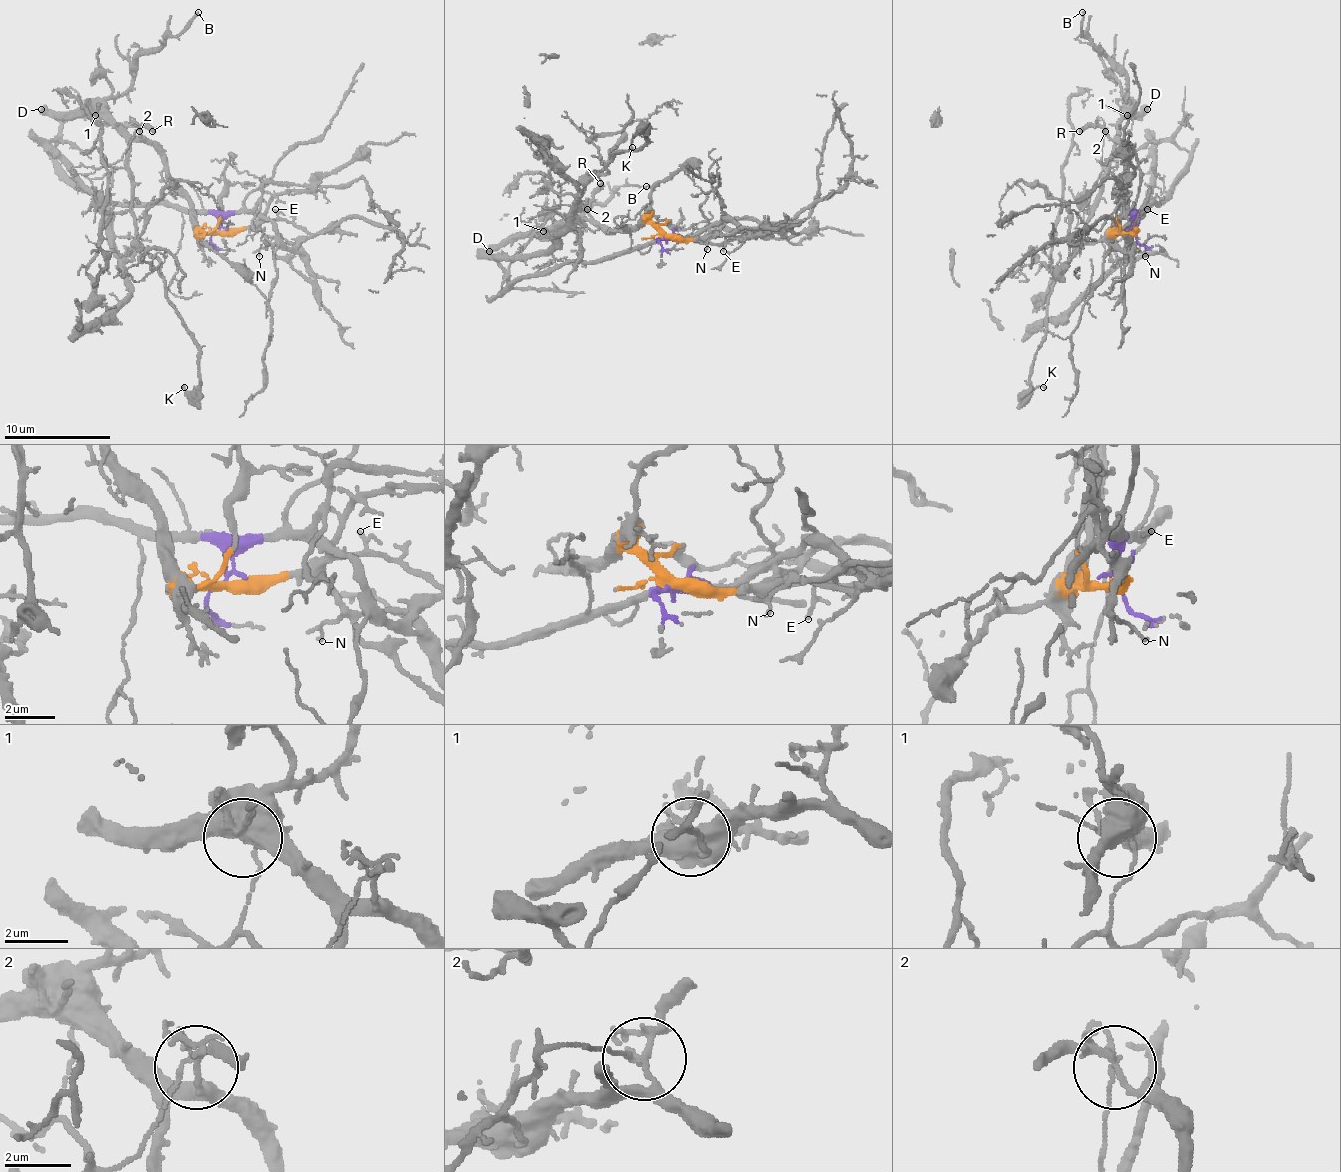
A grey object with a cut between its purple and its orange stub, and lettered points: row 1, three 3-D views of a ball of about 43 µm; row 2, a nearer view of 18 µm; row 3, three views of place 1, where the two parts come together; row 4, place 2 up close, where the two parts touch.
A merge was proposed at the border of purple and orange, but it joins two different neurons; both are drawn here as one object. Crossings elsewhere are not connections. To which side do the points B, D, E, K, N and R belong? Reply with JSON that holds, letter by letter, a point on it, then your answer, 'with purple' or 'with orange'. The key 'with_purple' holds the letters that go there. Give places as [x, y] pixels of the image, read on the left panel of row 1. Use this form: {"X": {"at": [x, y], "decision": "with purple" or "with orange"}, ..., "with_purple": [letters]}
{"B": {"at": [198, 12], "decision": "with orange"}, "D": {"at": [41, 109], "decision": "with orange"}, "E": {"at": [275, 209], "decision": "with orange"}, "K": {"at": [184, 387], "decision": "with orange"}, "N": {"at": [259, 256], "decision": "with orange"}, "R": {"at": [152, 131], "decision": "with orange"}, "with_purple": []}

